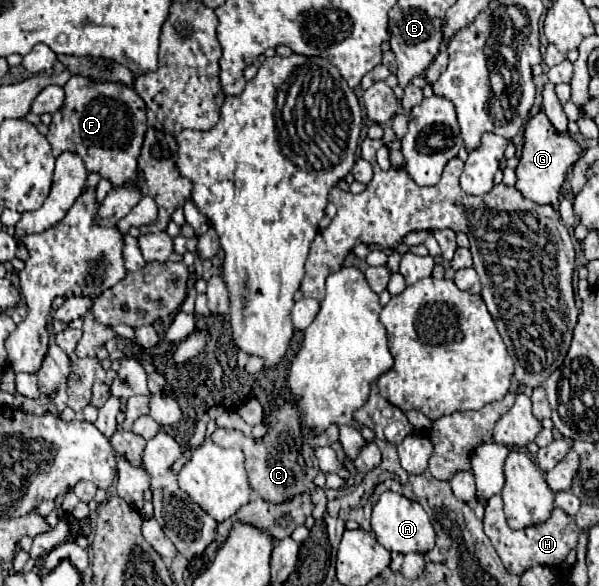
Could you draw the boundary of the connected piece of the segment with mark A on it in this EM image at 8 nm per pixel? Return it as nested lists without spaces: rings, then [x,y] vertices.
[[[384,492],[378,502],[372,508],[372,532],[376,536],[376,540],[390,552],[398,552],[398,554],[408,554],[408,552],[428,552],[434,548],[434,528],[430,524],[430,518],[426,514],[426,510],[418,504],[408,500],[402,494],[396,492]]]

